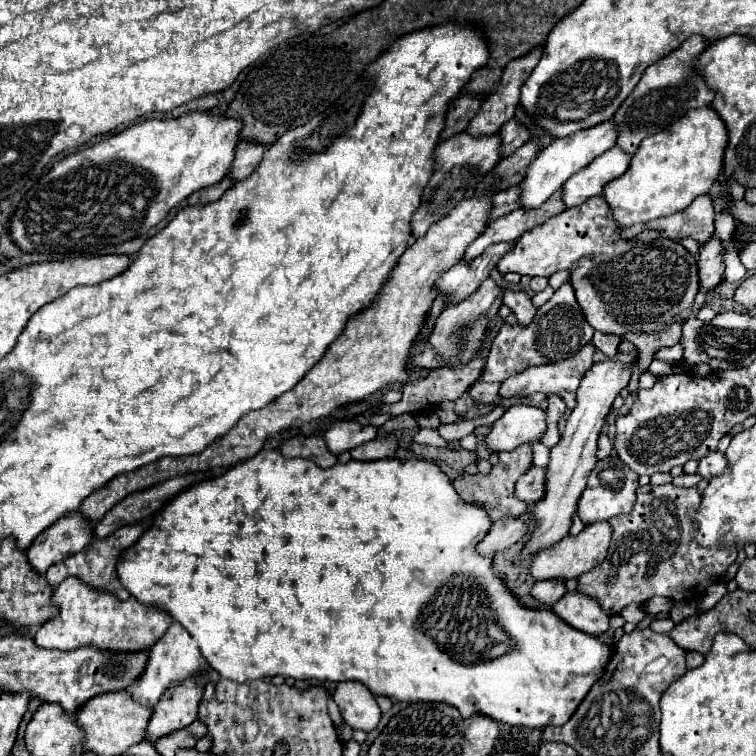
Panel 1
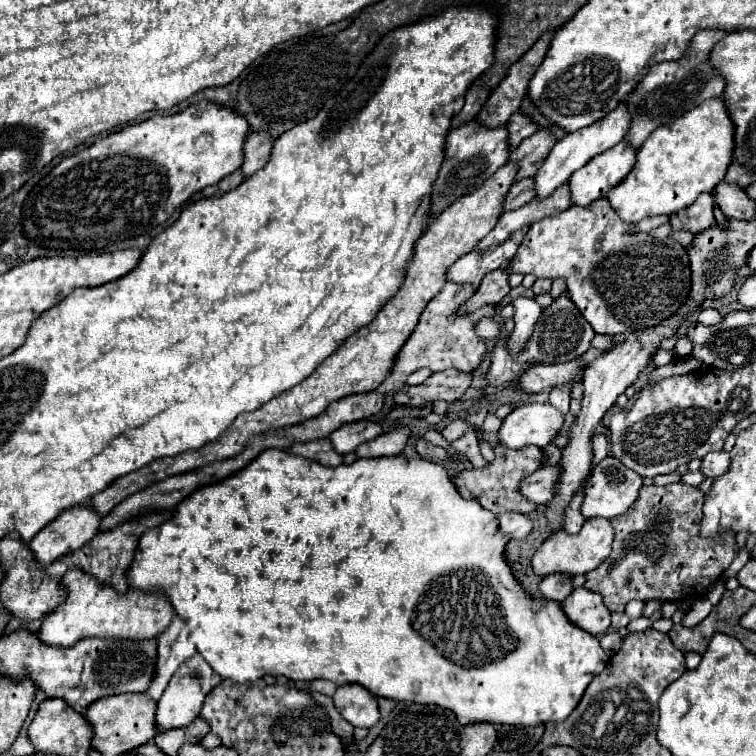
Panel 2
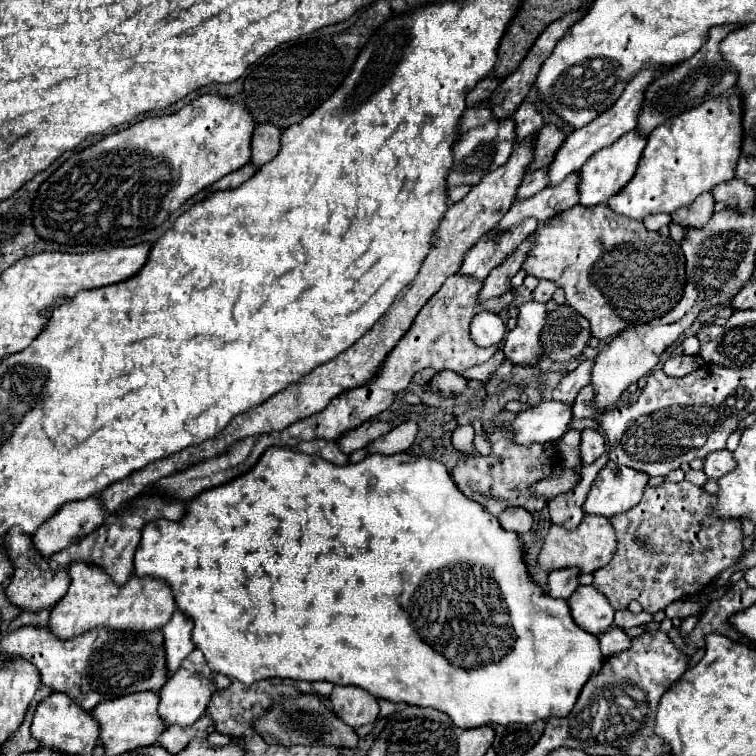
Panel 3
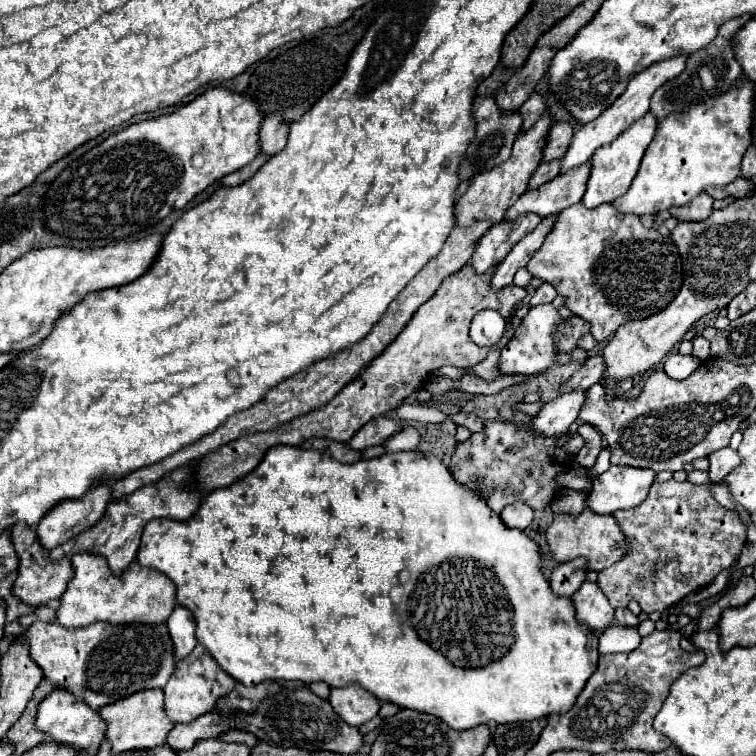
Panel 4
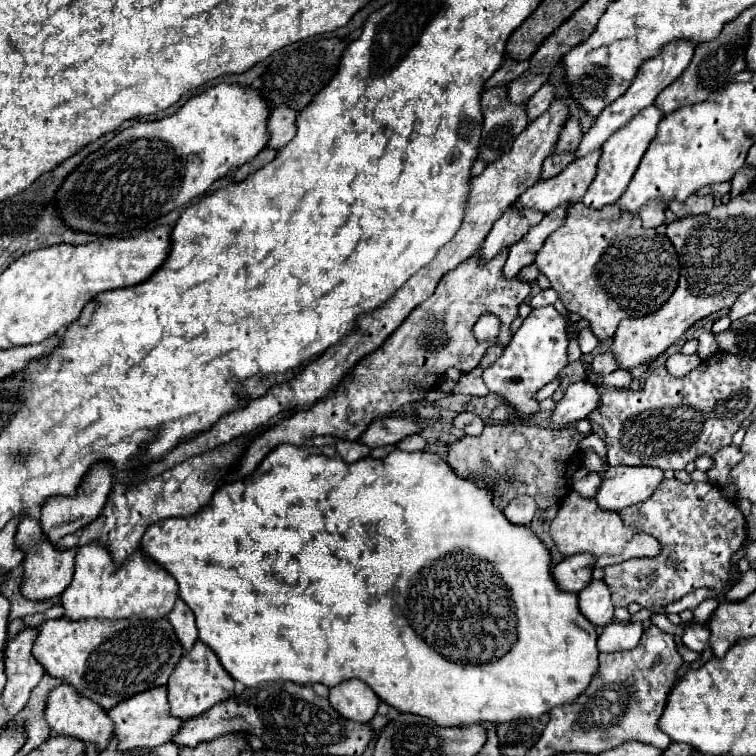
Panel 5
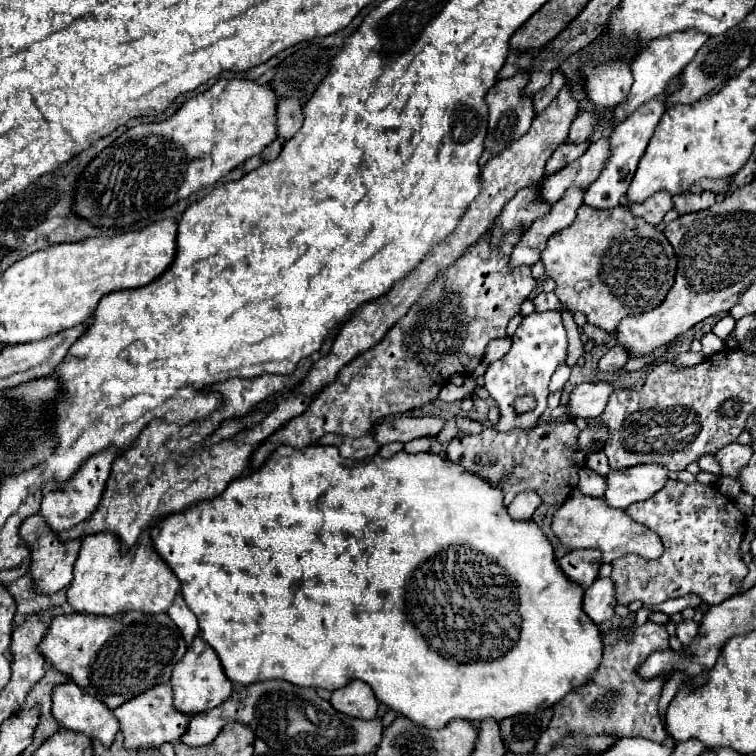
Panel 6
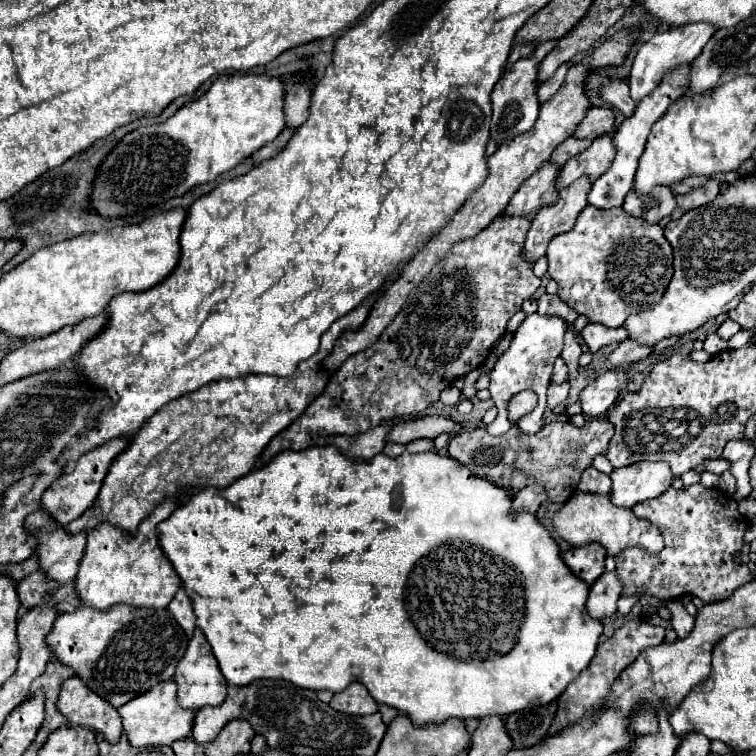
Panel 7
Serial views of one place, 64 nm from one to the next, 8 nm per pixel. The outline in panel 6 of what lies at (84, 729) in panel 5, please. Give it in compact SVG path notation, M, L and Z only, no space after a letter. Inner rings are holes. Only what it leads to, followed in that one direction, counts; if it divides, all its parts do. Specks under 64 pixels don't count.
M74 680L56 686L52 702L52 714L62 728L84 732L90 738L98 738L106 748L112 746L120 730L116 716L104 702L82 692L80 686L74 684Z

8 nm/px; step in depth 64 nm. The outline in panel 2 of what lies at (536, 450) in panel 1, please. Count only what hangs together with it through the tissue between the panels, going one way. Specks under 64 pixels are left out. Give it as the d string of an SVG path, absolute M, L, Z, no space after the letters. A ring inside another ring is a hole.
M553 443L542 448L542 454L542 464L544 466L555 466L561 458L561 451Z

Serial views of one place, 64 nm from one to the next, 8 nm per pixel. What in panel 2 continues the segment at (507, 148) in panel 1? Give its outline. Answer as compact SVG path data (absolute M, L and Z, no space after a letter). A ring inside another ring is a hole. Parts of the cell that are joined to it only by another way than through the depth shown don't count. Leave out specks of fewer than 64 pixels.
M518 110L518 112L510 118L508 128L510 128L510 146L516 148L524 138L532 136L532 134L538 130L538 124L532 122L526 114L522 114L522 112Z

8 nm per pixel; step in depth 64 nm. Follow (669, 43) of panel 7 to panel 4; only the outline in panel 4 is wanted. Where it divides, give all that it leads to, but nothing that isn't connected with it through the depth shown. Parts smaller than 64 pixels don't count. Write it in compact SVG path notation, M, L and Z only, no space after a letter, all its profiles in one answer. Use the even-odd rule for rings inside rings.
M672 56L672 60L660 60L660 64L652 64L644 72L636 74L630 80L626 92L622 96L618 96L616 102L610 108L606 108L596 120L588 122L584 128L580 128L574 134L570 148L568 148L566 156L562 158L562 172L584 164L596 152L596 148L600 148L604 144L610 144L618 134L624 132L624 128L628 128L634 120L644 116L648 112L648 104L650 104L652 92L656 92L656 88L660 88L660 84L666 84L668 80L672 80L672 76L678 76L680 72L684 72L684 60L688 60L688 56Z

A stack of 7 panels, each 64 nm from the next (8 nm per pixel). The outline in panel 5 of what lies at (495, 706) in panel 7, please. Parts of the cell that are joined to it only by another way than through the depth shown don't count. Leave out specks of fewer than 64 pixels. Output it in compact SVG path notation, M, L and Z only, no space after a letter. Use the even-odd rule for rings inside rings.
M278 446L274 448L264 462L248 476L234 480L232 484L224 484L216 490L216 494L212 496L210 504L206 504L204 508L200 508L200 512L196 512L196 516L186 516L186 518L172 518L172 520L162 520L158 524L152 524L144 538L142 538L142 548L146 552L146 556L150 556L156 564L164 566L164 570L168 570L180 586L180 598L188 604L188 608L194 612L196 616L196 626L200 632L200 640L210 646L216 656L220 658L220 664L224 666L224 670L236 680L236 682L244 682L246 688L256 688L262 682L274 682L274 680L290 680L296 684L324 684L328 688L342 684L350 678L358 678L362 682L366 682L376 696L386 702L388 706L400 710L400 712L408 712L408 714L416 714L416 716L424 716L430 718L432 722L436 722L438 726L462 726L462 724L484 724L484 722L510 722L516 718L526 718L526 716L542 716L544 712L550 712L554 706L560 704L570 704L572 700L576 700L576 696L580 696L580 692L584 692L584 688L588 688L588 684L592 682L592 676L598 672L598 634L596 628L582 616L580 608L578 608L578 594L576 592L564 592L560 588L556 588L556 580L550 574L550 550L546 548L546 544L536 536L536 532L530 526L514 526L512 522L508 522L508 518L504 516L502 510L498 510L492 502L492 492L488 488L480 488L474 482L456 476L456 472L452 472L452 468L438 456L432 452L402 452L402 450L394 450L392 454L388 454L386 458L374 460L374 458L364 458L358 460L354 464L348 464L340 458L340 454L336 452L334 446Z

